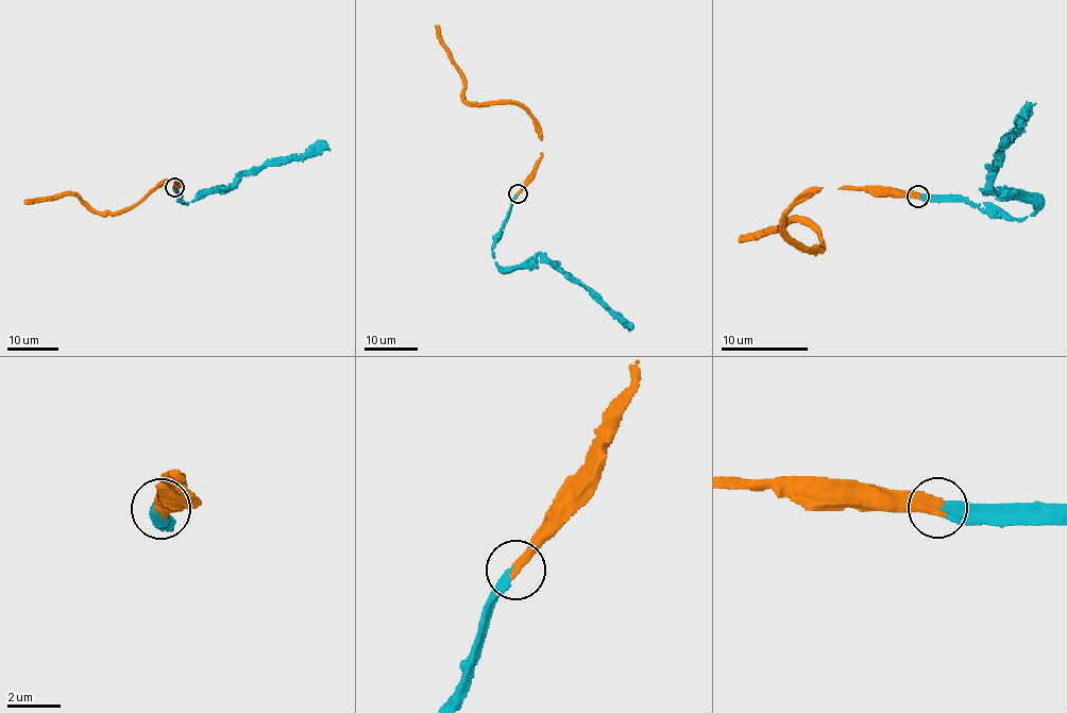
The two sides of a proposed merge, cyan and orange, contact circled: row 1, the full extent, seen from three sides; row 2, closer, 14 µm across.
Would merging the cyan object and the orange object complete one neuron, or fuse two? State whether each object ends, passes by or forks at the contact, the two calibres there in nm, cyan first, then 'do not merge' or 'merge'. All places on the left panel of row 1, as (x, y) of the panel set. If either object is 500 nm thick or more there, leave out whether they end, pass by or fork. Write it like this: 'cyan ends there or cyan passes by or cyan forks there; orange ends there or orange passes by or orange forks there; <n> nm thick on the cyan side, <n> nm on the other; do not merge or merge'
cyan ends there; orange ends there; 360 nm thick on the cyan side, 460 nm on the other; merge

